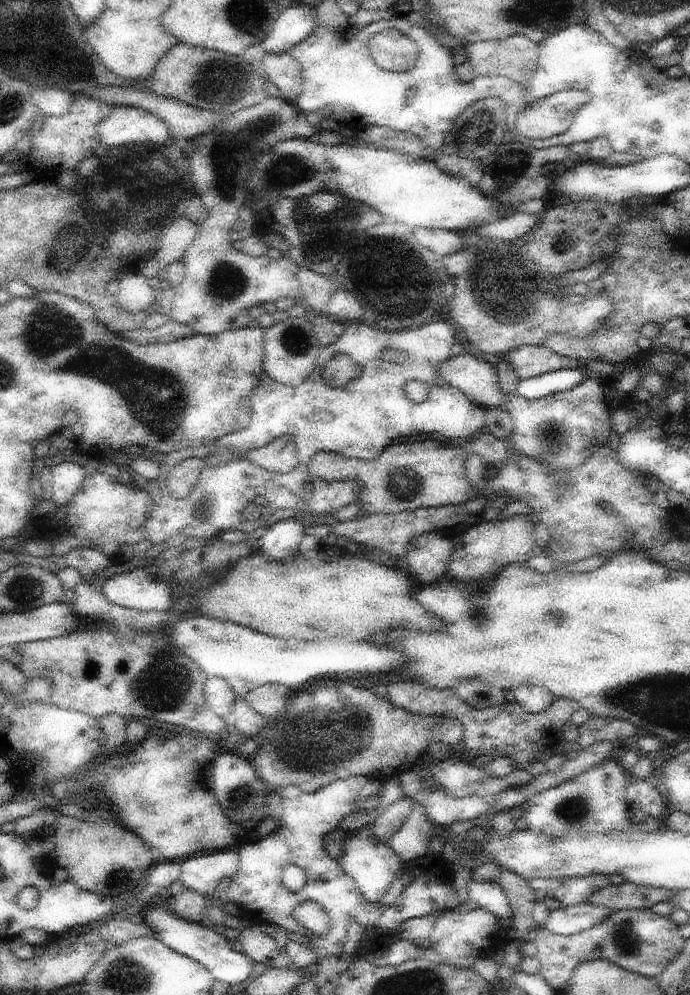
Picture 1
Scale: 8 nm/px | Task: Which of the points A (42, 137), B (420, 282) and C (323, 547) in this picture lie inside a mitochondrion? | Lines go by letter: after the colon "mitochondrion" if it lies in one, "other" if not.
A: other
B: other
C: other

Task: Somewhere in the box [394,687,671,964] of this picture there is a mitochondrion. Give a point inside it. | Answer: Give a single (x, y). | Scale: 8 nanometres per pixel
(625, 941)

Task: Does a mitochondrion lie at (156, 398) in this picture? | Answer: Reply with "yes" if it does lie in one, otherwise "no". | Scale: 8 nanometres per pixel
yes

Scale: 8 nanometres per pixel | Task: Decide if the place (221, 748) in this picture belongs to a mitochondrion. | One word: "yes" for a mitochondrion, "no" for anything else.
no

